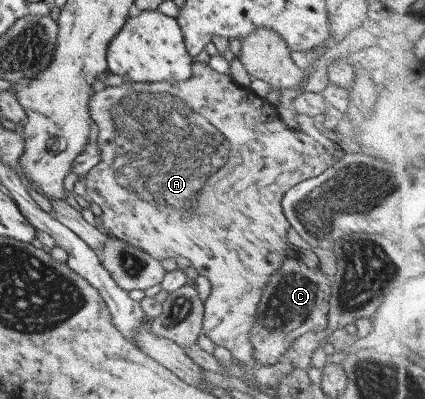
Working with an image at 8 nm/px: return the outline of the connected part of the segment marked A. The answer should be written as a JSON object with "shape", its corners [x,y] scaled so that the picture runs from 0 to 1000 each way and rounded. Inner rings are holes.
{"shape":[[[461,145],[452,153],[449,193],[440,201],[358,208],[289,206],[282,213],[233,221],[209,248],[207,278],[231,321],[226,356],[235,393],[233,406],[221,411],[202,436],[198,489],[205,489],[214,506],[238,524],[238,571],[249,586],[329,622],[374,657],[384,654],[384,647],[409,649],[414,642],[431,642],[445,652],[447,667],[464,682],[464,689],[482,694],[496,712],[492,742],[478,762],[473,837],[489,845],[504,867],[534,875],[544,885],[541,892],[558,900],[586,930],[605,922],[607,907],[593,895],[595,867],[586,865],[586,837],[600,812],[600,792],[605,792],[605,762],[633,694],[661,669],[671,647],[678,647],[675,622],[692,622],[675,604],[675,574],[682,566],[659,519],[661,494],[678,471],[694,466],[701,456],[751,441],[791,404],[793,388],[769,383],[741,348],[694,326],[692,318],[678,318],[675,308],[659,301],[652,276],[628,251],[600,238],[586,218],[569,218],[548,206],[536,188],[513,185],[506,175],[496,175],[480,145]],[[388,266],[398,266],[398,291],[393,286],[384,291]]]}

